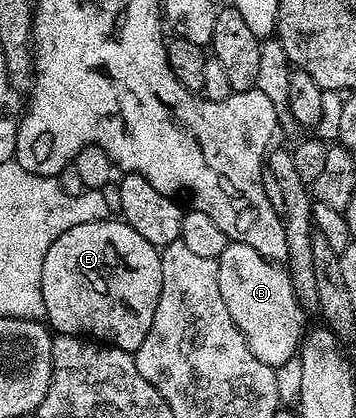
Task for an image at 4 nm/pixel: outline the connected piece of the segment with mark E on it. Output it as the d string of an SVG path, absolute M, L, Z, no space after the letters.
M117 217L75 225L55 239L51 249L47 249L47 257L43 257L41 288L45 319L57 335L81 337L88 333L108 346L135 353L139 345L143 345L151 321L155 321L155 305L159 305L159 293L163 289L161 251L153 247L151 241L143 241L131 225Z

